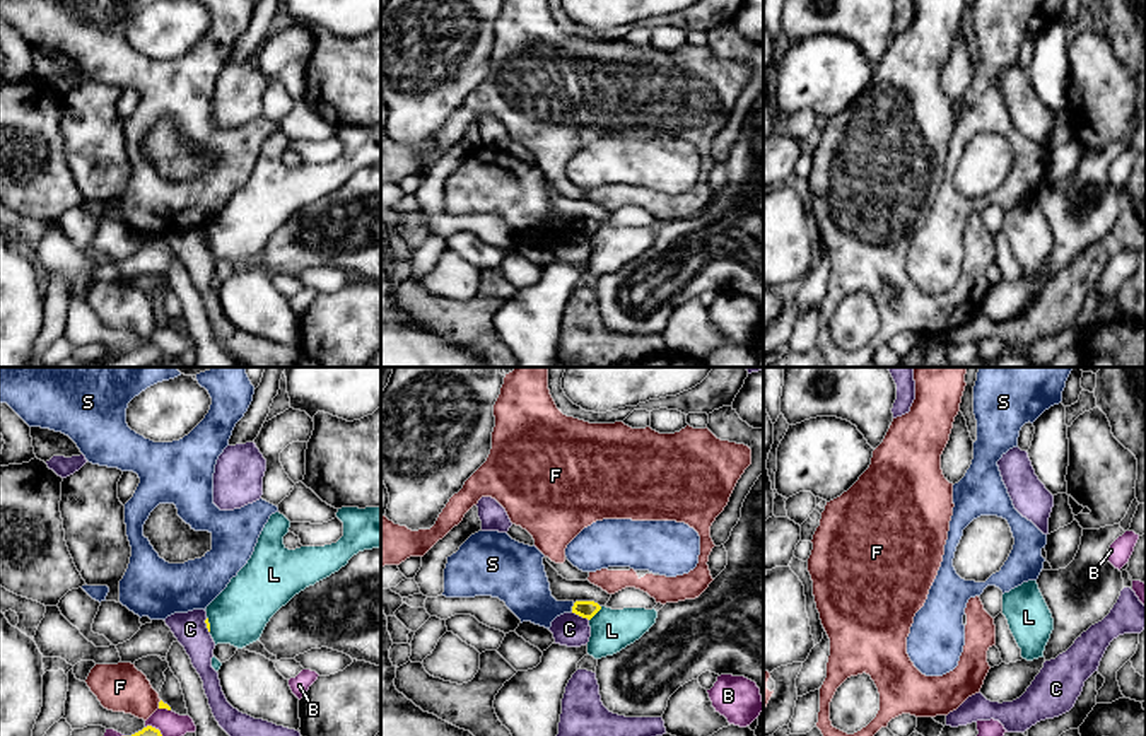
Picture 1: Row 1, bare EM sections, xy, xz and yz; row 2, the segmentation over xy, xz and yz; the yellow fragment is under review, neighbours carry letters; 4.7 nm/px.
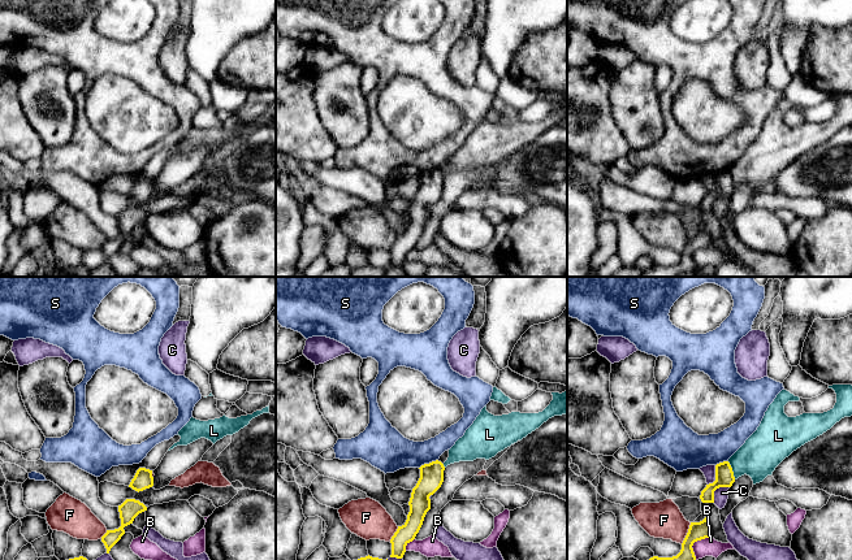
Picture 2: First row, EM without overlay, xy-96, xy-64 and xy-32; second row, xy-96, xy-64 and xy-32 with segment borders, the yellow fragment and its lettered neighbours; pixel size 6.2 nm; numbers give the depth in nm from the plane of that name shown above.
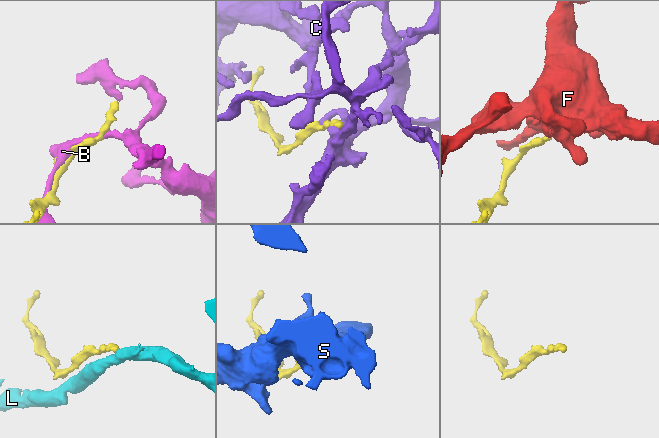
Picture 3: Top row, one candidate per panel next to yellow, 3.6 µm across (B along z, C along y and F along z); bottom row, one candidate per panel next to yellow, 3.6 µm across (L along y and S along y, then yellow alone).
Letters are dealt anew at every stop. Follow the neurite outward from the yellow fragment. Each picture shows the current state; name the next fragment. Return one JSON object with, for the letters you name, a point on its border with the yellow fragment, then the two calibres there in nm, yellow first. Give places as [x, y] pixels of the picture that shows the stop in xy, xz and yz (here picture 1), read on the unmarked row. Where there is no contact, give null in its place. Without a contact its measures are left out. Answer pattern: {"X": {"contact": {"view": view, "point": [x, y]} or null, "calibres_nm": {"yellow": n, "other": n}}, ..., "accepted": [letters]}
{"accepted": []}

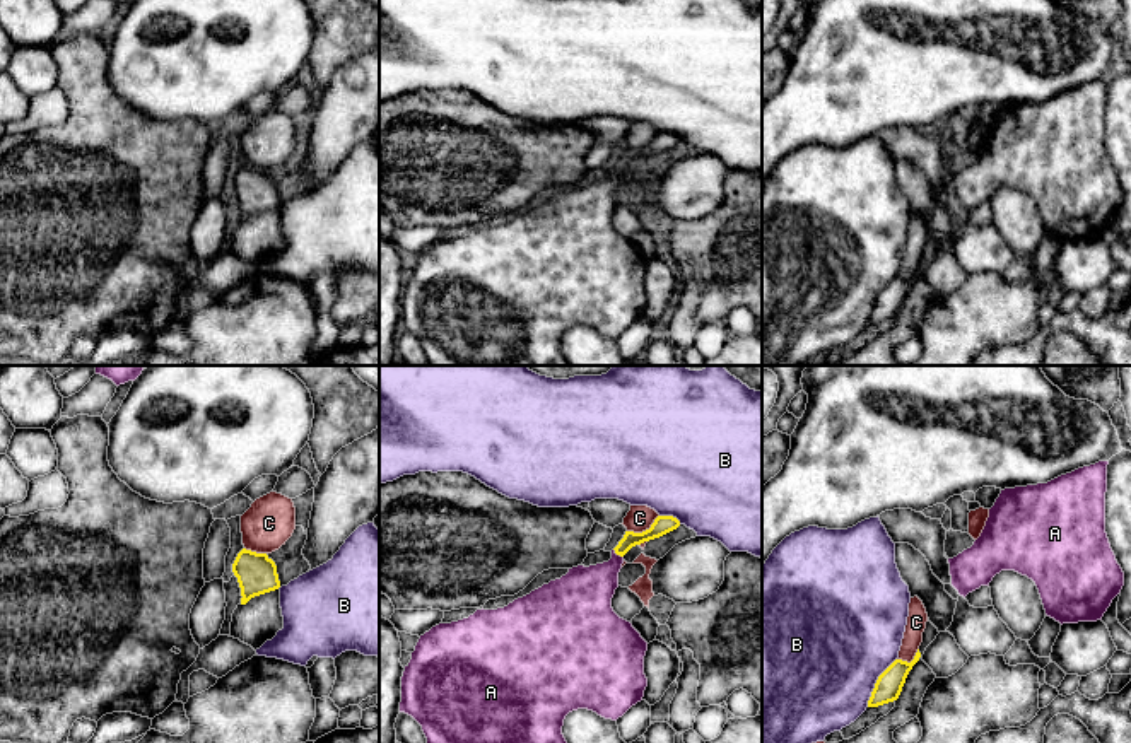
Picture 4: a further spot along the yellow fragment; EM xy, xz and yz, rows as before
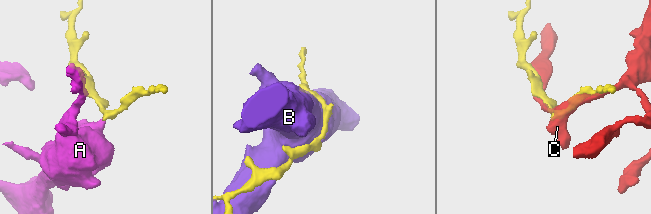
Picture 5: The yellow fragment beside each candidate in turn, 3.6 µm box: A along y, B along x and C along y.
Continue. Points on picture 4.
{"A": {"contact": {"view": "xz", "point": [617, 171]}, "calibres_nm": {"yellow": 90, "other": 260}}, "accepted": ["A"]}

